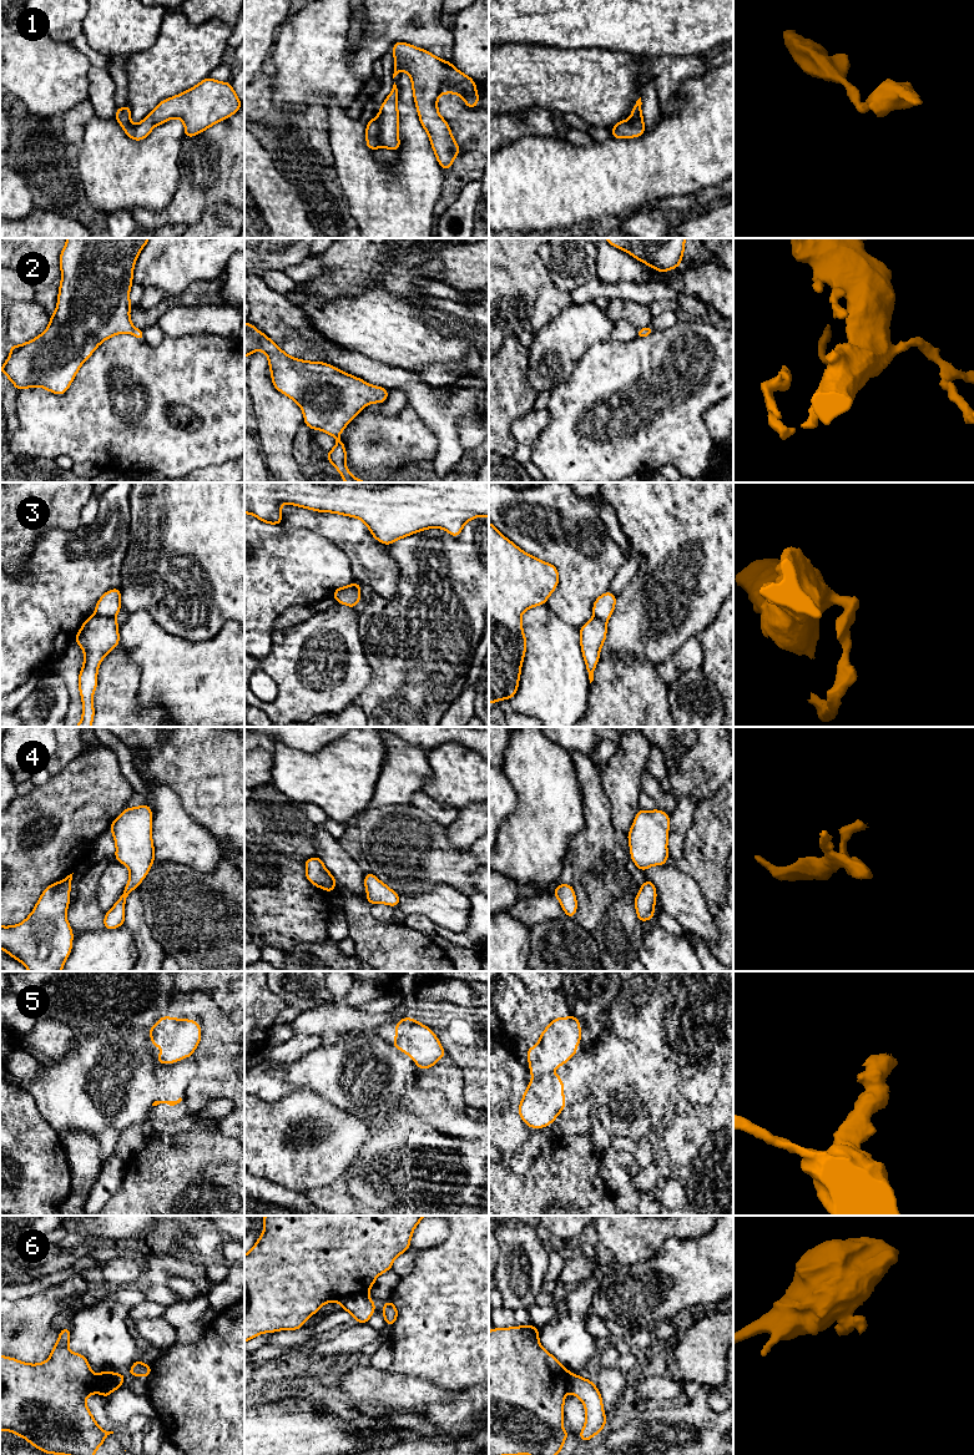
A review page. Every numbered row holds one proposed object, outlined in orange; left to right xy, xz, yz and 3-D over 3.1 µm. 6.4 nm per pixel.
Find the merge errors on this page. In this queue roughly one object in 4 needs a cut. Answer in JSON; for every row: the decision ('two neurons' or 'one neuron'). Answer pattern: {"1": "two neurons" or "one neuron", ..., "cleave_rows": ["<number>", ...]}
{"1": "one neuron", "2": "one neuron", "3": "two neurons", "4": "one neuron", "5": "two neurons", "6": "two neurons", "cleave_rows": ["3", "5", "6"]}

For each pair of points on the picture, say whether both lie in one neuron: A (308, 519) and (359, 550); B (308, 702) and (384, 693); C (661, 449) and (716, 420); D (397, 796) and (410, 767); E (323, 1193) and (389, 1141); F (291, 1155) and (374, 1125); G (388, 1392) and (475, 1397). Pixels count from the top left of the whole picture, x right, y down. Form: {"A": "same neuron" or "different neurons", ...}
{"A": "same neuron", "B": "different neurons", "C": "different neurons", "D": "same neuron", "E": "different neurons", "F": "same neuron", "G": "same neuron"}

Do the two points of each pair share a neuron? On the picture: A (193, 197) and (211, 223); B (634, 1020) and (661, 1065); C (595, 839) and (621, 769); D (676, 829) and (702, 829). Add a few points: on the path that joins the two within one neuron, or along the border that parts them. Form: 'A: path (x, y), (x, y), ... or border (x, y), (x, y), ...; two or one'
A: border (231, 205), (212, 203), (197, 221), (190, 225); two
B: border (639, 1049), (644, 1052), (659, 1052), (667, 1059); two
C: border (599, 773), (610, 803), (610, 821), (617, 829); two
D: border (700, 803), (686, 833), (684, 854), (680, 858); two

